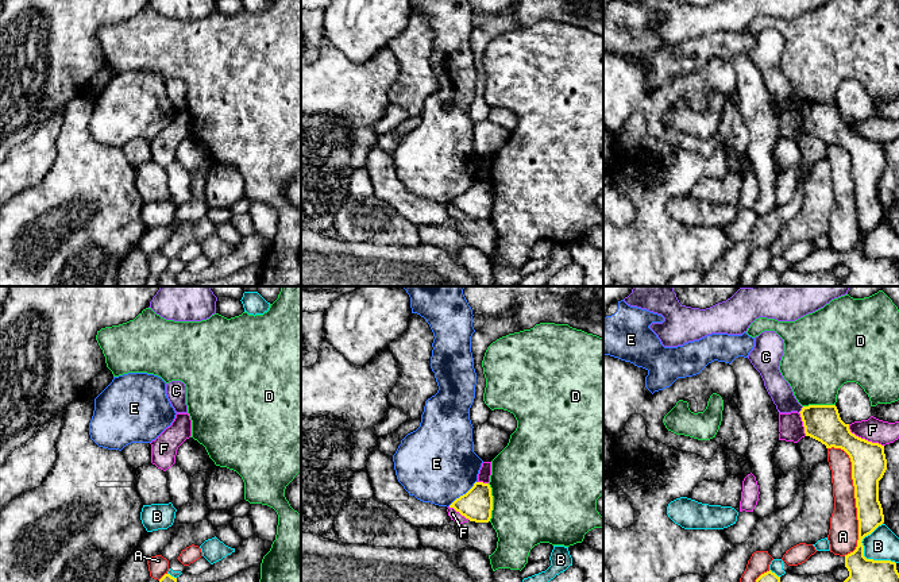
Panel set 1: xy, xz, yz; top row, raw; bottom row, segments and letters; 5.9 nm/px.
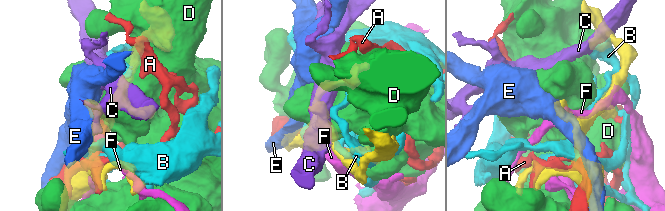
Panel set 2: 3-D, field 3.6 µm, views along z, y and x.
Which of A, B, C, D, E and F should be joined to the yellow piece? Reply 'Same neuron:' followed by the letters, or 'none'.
Same neuron: none

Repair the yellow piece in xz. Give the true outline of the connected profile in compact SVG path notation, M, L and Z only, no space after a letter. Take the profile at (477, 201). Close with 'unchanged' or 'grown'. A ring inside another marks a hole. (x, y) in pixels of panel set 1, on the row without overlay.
M475 180L463 193L456 196L450 205L475 220L489 220L493 208L493 193L489 181Z | unchanged

